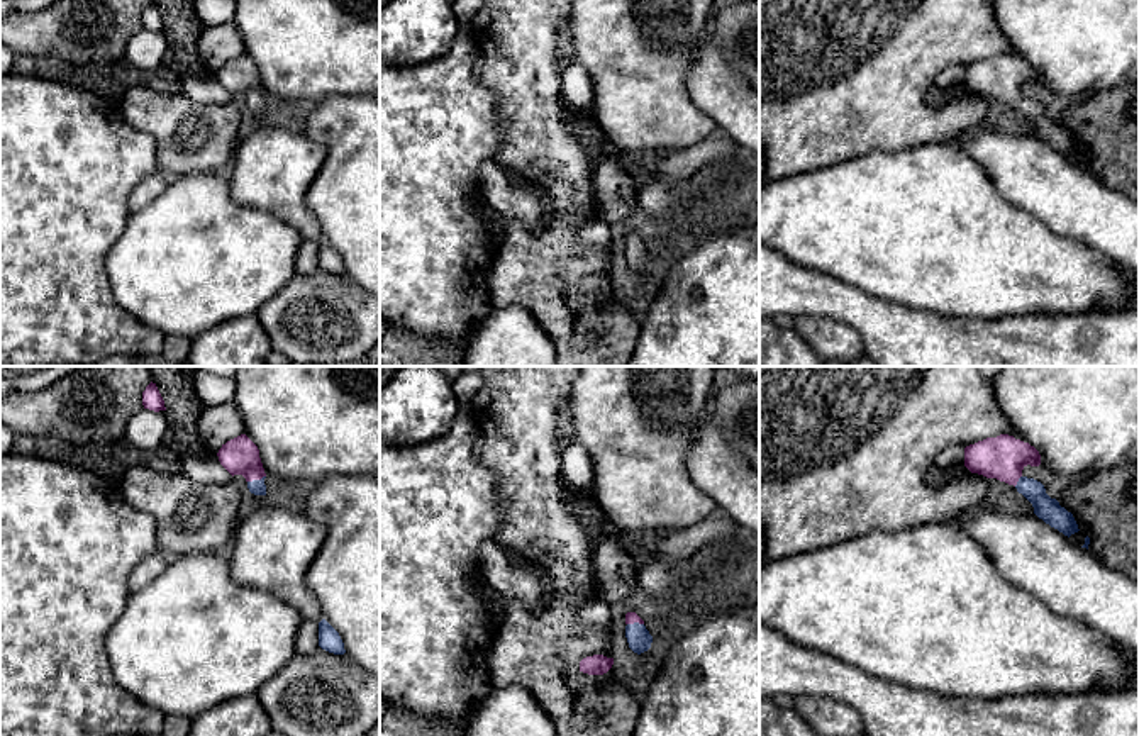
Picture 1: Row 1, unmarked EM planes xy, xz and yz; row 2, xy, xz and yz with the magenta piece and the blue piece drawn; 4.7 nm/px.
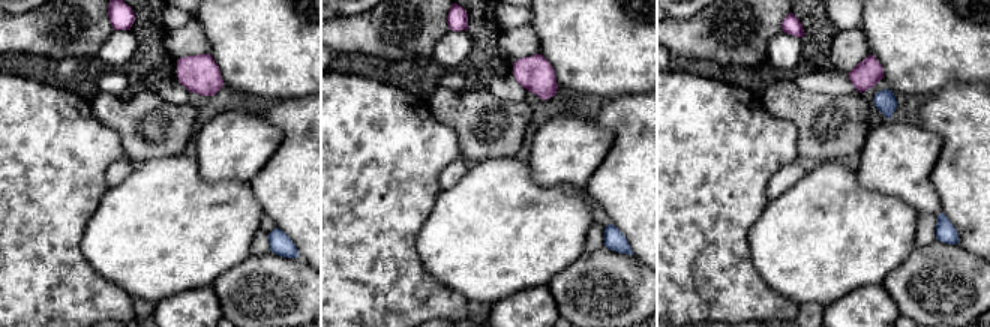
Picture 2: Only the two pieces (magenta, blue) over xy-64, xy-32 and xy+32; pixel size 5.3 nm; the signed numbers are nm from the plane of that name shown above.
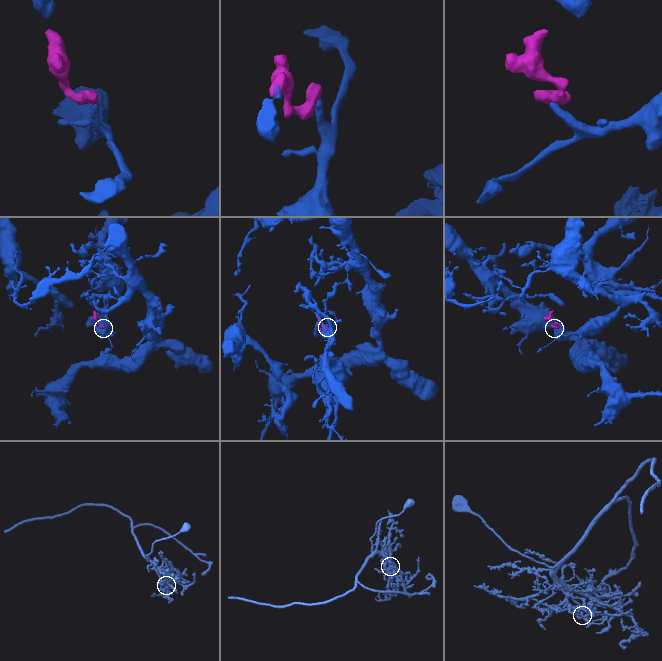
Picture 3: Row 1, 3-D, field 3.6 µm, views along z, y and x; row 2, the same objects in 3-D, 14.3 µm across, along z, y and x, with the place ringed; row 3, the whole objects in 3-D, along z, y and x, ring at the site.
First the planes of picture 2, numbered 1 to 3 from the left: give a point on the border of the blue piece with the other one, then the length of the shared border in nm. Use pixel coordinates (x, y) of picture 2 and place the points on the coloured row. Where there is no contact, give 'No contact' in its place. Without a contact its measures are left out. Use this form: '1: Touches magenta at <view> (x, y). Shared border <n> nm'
1: No contact
2: No contact
3: No contact

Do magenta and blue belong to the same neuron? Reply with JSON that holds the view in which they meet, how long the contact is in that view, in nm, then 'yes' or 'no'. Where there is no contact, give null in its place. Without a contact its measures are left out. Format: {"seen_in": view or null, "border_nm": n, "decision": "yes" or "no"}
{"seen_in": "xy", "border_nm": 90, "decision": "yes"}

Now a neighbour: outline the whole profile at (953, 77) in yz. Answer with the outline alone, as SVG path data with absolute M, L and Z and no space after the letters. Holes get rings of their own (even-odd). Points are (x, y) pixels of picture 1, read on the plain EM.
M949 66L941 71L934 81L934 85L942 92L953 92L958 86L964 85L964 68Z

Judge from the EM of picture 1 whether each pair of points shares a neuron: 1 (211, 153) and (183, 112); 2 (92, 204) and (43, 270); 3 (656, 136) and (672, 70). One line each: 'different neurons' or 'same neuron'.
1: same neuron
2: same neuron
3: same neuron

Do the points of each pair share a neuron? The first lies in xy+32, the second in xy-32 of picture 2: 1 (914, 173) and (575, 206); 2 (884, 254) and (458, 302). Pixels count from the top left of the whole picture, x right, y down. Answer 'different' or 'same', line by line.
1: different
2: different

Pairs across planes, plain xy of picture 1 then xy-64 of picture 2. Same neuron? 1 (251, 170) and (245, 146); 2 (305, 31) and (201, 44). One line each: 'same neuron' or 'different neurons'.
1: same neuron
2: different neurons

